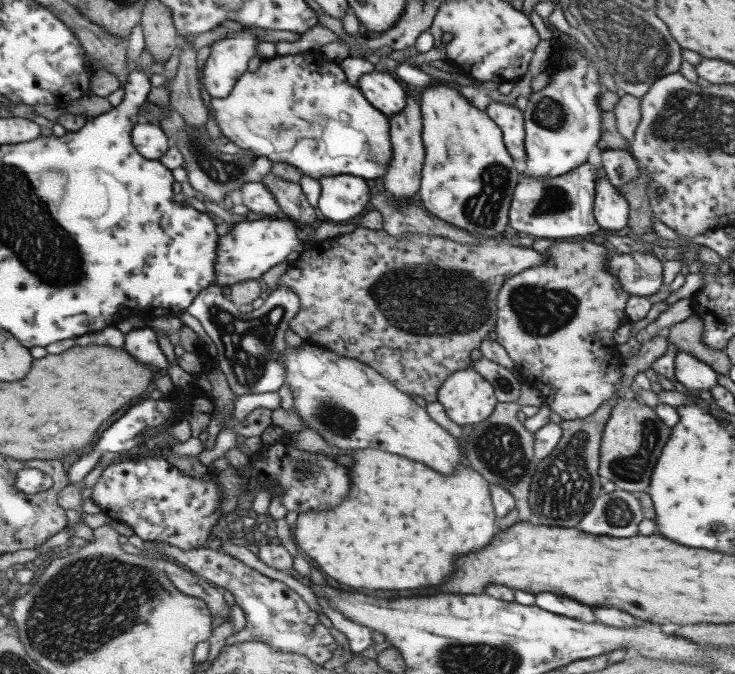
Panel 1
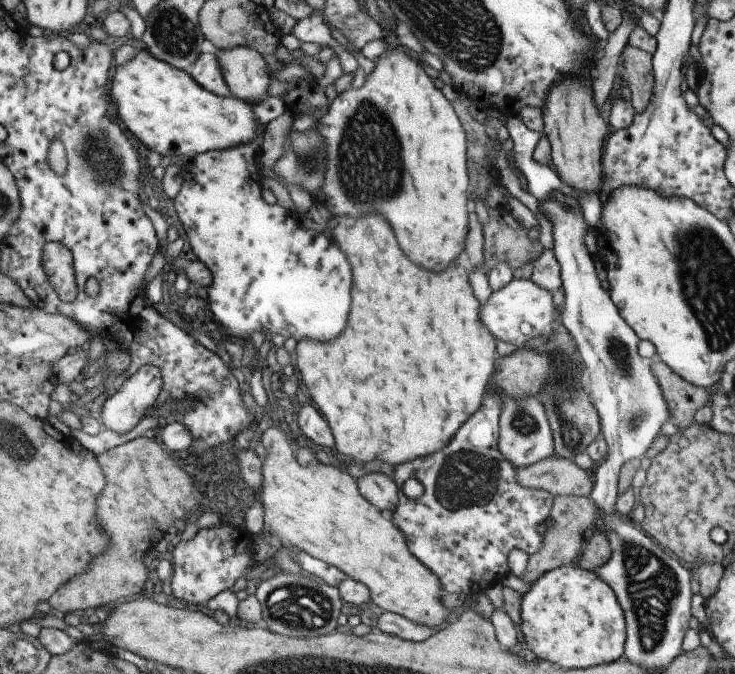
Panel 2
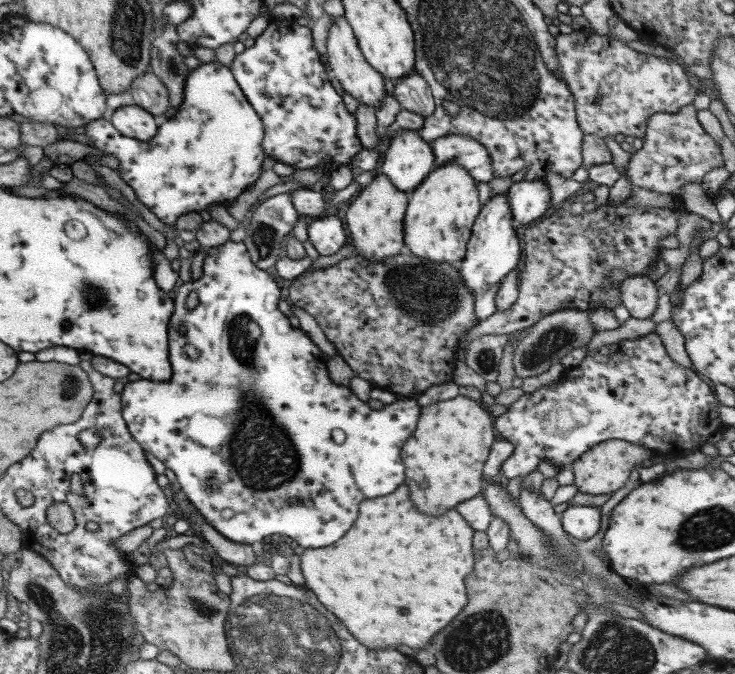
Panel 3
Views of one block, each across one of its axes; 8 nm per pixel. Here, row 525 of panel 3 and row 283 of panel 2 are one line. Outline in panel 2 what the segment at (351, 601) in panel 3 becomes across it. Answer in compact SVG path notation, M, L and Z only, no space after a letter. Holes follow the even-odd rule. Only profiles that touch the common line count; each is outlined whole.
M332 214L328 219L329 226L323 232L332 244L336 244L340 248L340 252L344 252L348 256L348 260L352 262L352 272L354 272L354 290L352 290L352 308L350 308L350 318L348 318L348 326L342 332L342 336L338 336L336 340L328 342L328 344L320 344L318 340L312 338L302 338L297 341L295 348L297 376L302 378L312 402L316 404L316 408L320 410L320 414L326 418L326 422L330 424L332 432L334 432L334 440L336 440L336 448L356 460L356 462L370 462L370 460L382 460L388 464L404 464L410 460L416 460L418 456L428 456L432 452L442 450L452 436L456 434L456 430L482 406L482 394L486 390L486 384L490 382L492 374L494 374L494 362L496 362L496 338L492 336L490 330L486 330L480 322L480 307L472 286L470 286L469 265L464 259L454 260L448 268L444 268L440 274L430 274L424 268L418 268L414 264L410 264L410 260L406 256L402 256L402 250L398 248L398 242L394 238L394 232L390 228L390 224L380 218L380 216L362 216L358 220L350 218L350 216L334 216Z

